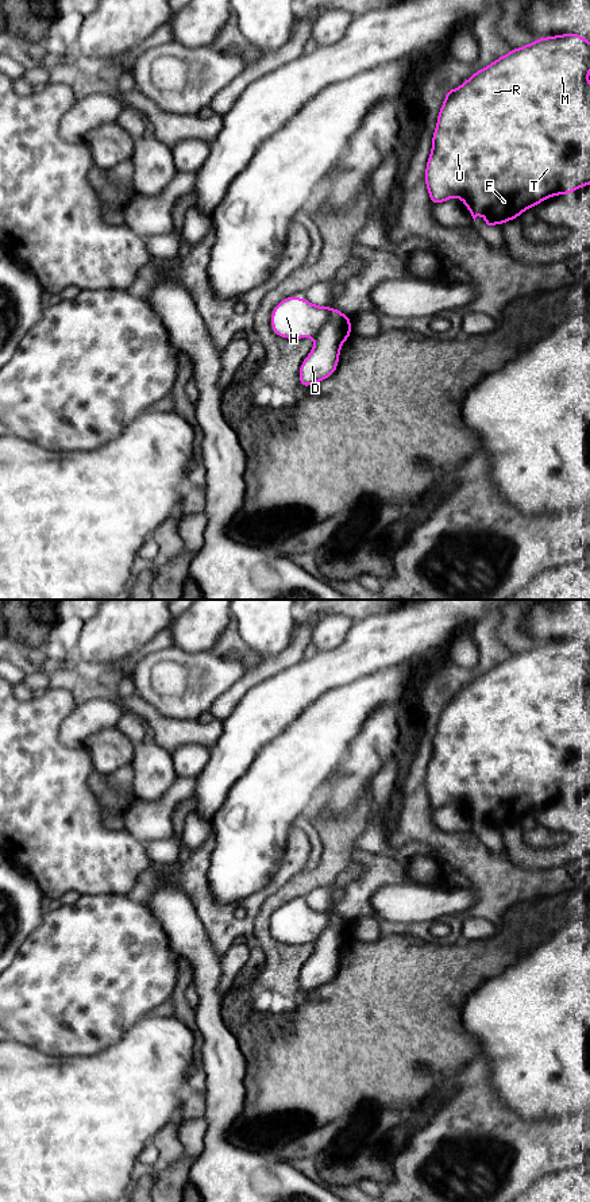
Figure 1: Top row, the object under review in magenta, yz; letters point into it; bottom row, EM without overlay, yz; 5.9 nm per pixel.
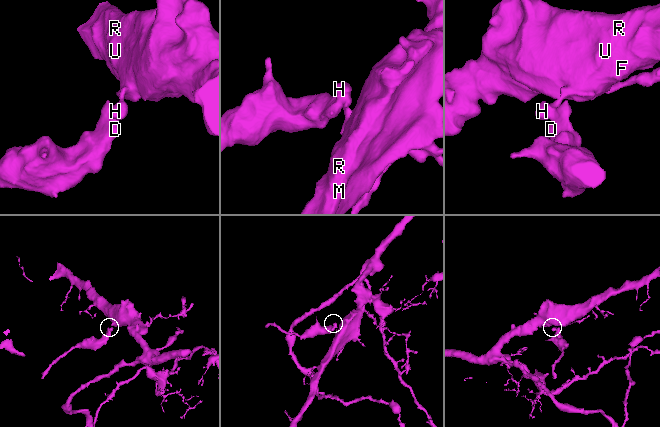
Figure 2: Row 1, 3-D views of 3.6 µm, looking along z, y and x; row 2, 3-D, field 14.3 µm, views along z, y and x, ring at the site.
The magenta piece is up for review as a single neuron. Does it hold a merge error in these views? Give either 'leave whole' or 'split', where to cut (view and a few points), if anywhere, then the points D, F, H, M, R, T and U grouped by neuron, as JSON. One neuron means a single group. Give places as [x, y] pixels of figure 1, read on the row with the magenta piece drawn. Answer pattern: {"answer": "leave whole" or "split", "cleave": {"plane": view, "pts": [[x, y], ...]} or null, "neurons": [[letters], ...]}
{"answer": "split", "cleave": {"plane": "yz", "pts": [[330, 307], [327, 322], [313, 336]]}, "neurons": [["D"], ["F", "H", "M", "R", "T", "U"]]}

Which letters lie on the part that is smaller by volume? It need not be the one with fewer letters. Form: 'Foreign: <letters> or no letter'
Foreign: D

